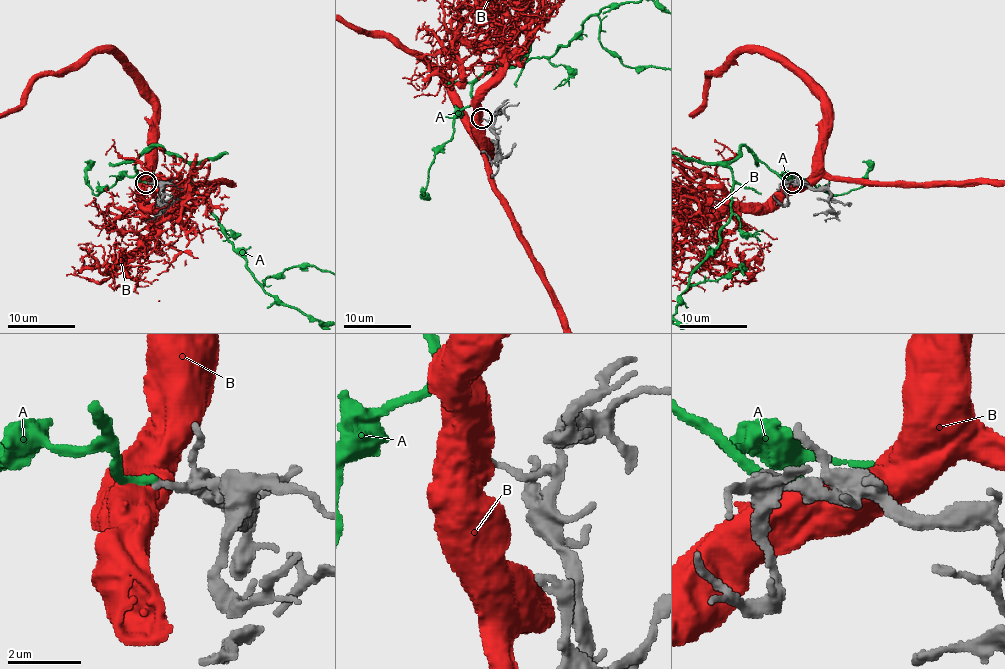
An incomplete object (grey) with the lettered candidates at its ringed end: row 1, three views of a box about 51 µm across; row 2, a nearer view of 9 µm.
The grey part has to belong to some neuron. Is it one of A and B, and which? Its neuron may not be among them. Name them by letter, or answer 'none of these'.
none of these

